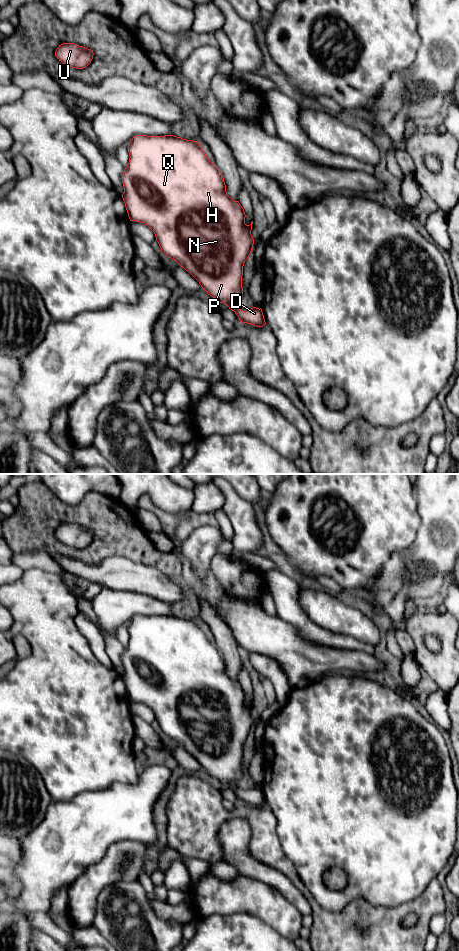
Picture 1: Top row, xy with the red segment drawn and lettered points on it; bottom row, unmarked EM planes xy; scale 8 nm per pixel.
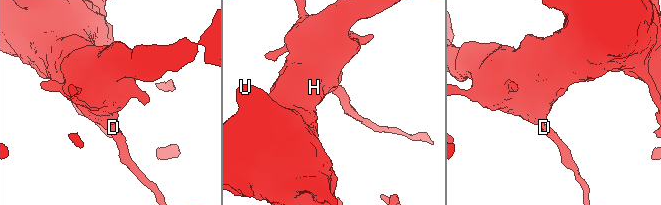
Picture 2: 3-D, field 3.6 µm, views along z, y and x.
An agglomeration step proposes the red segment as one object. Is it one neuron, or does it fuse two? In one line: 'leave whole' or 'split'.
leave whole

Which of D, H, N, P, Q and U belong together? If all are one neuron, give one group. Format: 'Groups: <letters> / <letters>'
Groups: D H N P Q U

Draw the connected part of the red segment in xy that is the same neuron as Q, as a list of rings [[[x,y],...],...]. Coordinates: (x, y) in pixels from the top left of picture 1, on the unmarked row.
[[[136,615],[128,623],[129,643],[122,654],[123,681],[130,701],[147,705],[155,714],[161,731],[188,751],[208,775],[226,784],[242,803],[263,807],[262,789],[240,790],[237,782],[243,774],[242,756],[245,741],[251,735],[254,719],[252,704],[245,704],[245,692],[239,681],[227,675],[221,652],[206,636],[199,622],[174,615]]]

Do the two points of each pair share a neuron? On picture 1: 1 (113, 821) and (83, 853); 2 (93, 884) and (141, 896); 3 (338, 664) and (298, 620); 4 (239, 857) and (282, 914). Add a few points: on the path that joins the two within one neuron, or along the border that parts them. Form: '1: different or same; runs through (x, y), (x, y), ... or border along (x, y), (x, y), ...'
1: same; runs through (105, 829), (89, 845)
2: different; border along (128, 881), (107, 885), (98, 896), (96, 909)
3: different; border along (298, 633), (307, 639), (342, 649)
4: different; border along (239, 873), (254, 877), (277, 890)

